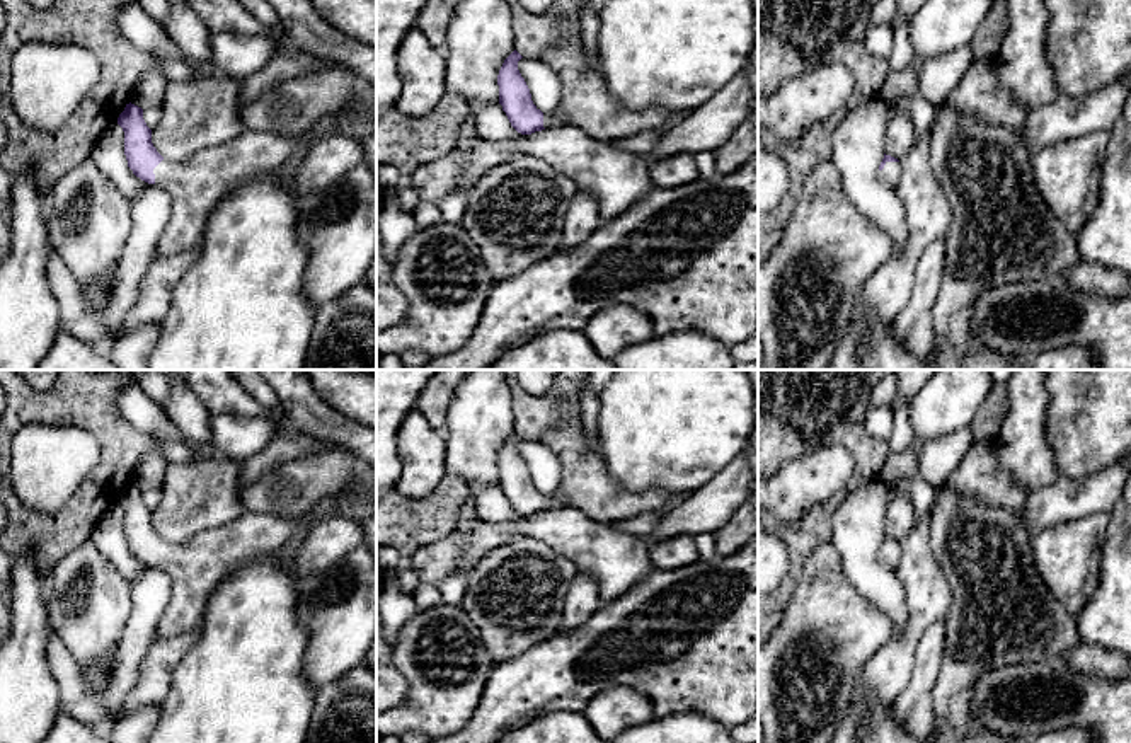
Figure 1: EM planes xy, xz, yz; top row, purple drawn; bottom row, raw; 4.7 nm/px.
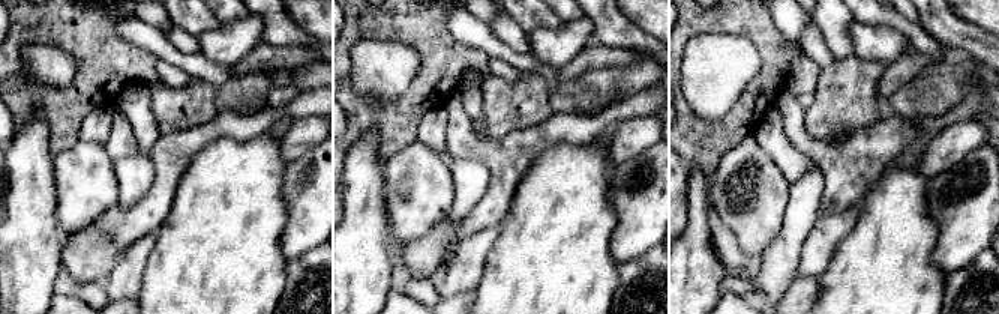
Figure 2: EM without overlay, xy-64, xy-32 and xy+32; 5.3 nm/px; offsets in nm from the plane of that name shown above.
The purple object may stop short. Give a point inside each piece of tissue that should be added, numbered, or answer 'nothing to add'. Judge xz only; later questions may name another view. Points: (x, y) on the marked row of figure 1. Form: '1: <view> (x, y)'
1: xz (586, 103)

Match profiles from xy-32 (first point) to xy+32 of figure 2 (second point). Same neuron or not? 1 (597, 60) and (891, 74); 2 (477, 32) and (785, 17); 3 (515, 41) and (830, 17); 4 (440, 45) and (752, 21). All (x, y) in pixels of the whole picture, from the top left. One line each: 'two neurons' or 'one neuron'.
1: one neuron
2: one neuron
3: one neuron
4: one neuron

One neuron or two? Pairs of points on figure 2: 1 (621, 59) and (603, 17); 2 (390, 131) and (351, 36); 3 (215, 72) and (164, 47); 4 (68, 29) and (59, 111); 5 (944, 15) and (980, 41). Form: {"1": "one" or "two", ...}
{"1": "two", "2": "one", "3": "one", "4": "one", "5": "one"}

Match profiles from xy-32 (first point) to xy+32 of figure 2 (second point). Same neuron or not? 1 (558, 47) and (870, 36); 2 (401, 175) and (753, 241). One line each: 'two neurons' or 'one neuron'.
1: one neuron
2: one neuron

